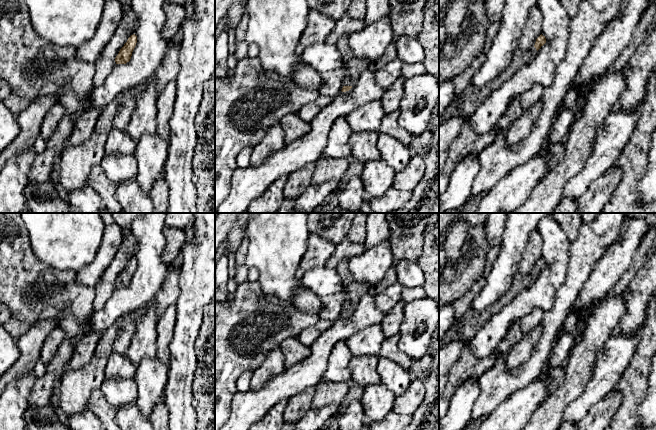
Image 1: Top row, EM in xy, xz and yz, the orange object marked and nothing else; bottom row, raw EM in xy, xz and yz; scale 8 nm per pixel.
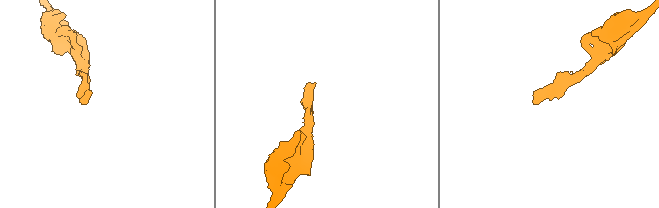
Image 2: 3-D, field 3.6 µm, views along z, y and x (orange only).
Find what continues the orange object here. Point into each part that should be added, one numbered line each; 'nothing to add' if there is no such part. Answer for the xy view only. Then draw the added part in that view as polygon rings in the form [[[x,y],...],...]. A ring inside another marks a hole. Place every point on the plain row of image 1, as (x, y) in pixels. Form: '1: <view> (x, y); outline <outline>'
nothing to add

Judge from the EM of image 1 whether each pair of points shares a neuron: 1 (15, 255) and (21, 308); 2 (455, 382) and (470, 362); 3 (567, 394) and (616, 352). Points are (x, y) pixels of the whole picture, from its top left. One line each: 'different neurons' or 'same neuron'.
1: same neuron
2: same neuron
3: different neurons

